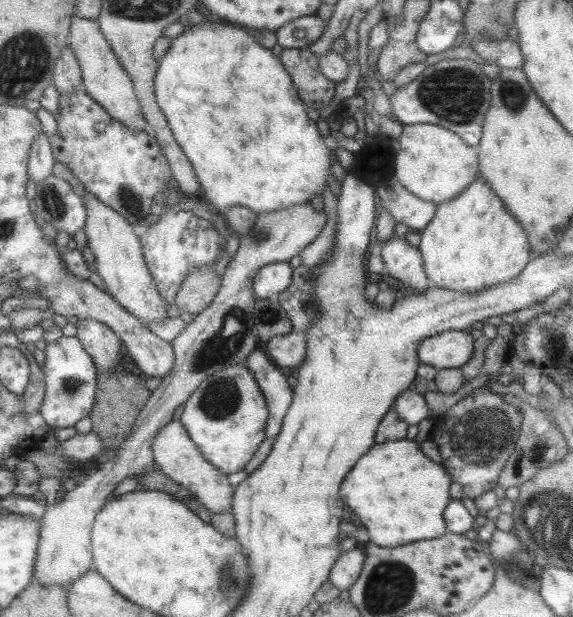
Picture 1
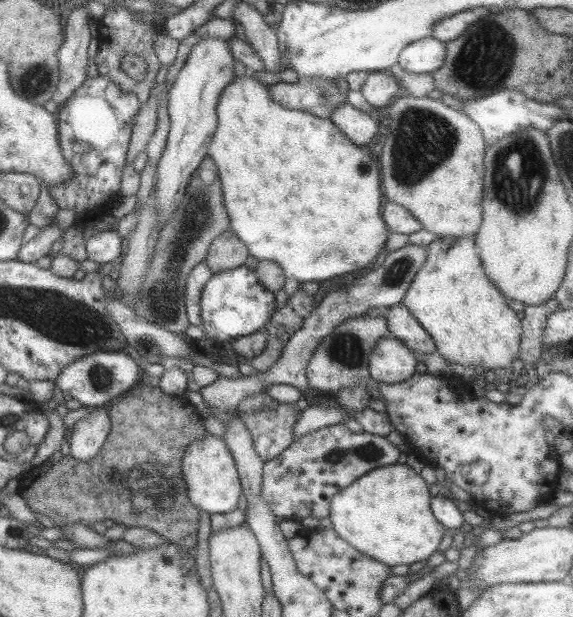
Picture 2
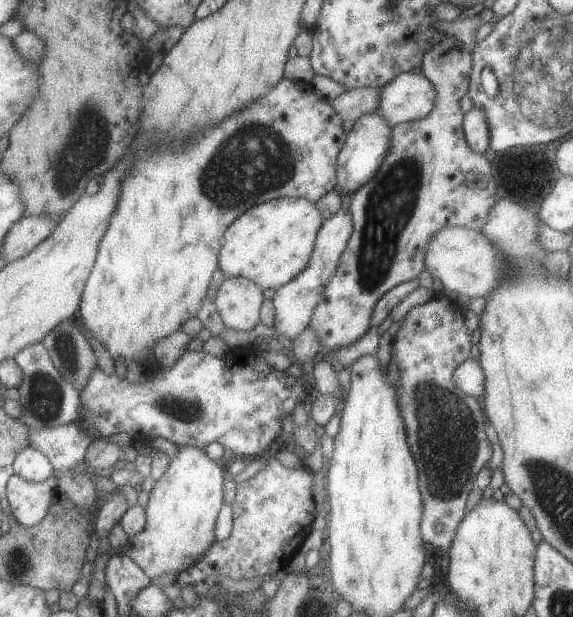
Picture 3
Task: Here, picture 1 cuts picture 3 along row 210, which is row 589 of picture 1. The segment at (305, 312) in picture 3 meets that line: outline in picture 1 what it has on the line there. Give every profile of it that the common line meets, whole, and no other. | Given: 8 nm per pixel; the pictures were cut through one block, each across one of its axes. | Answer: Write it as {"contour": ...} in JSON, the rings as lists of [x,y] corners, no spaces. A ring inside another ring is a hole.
{"contour":[[[362,545],[355,546],[351,551],[341,551],[331,567],[329,582],[339,591],[348,590],[361,572],[363,557]]]}

